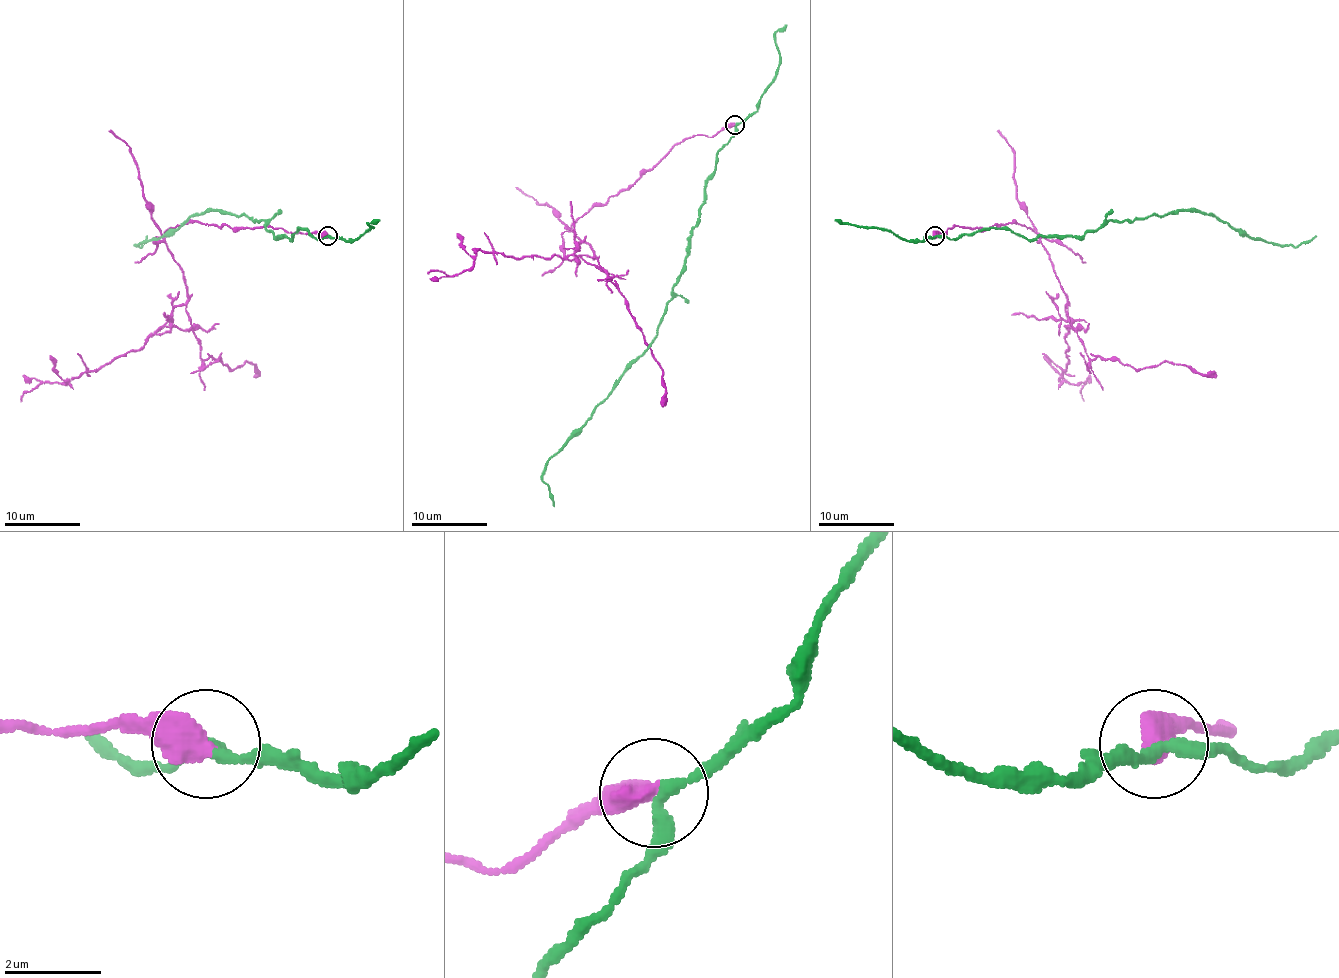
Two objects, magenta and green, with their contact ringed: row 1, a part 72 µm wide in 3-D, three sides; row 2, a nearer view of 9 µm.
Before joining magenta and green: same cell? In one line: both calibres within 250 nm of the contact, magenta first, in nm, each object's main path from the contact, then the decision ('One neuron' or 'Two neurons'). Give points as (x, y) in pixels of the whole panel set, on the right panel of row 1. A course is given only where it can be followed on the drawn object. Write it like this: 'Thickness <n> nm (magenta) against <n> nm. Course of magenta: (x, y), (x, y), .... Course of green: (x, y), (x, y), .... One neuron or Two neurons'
Thickness 550 nm (magenta) against 280 nm. Course of magenta: (934, 235), (1013, 222), (1036, 233), (1066, 301), (1070, 333), (1060, 380), (1085, 382), (1083, 401). Course of green: (934, 235), (991, 227), (1028, 239), (1081, 237), (1111, 220), (1200, 210), (1273, 244), (1317, 237). Two neurons

